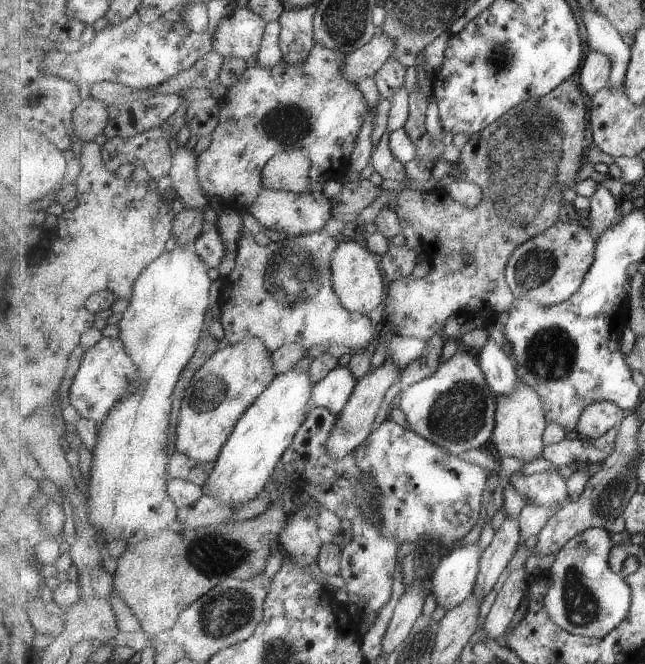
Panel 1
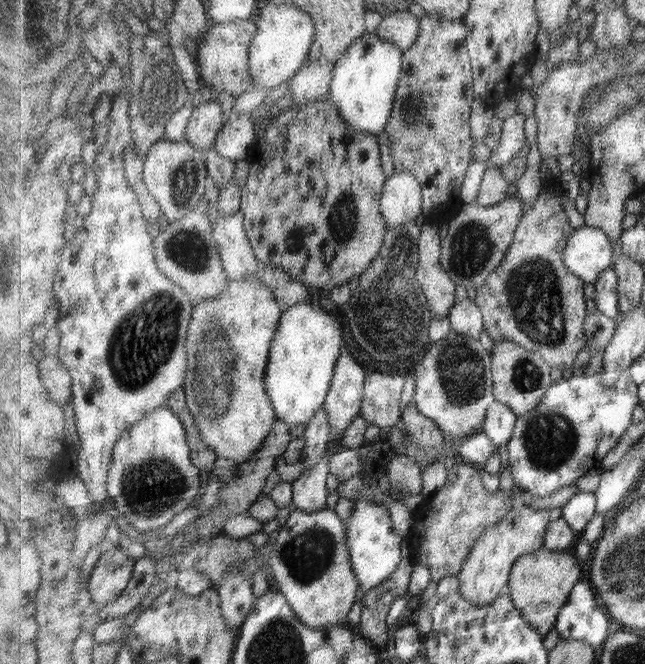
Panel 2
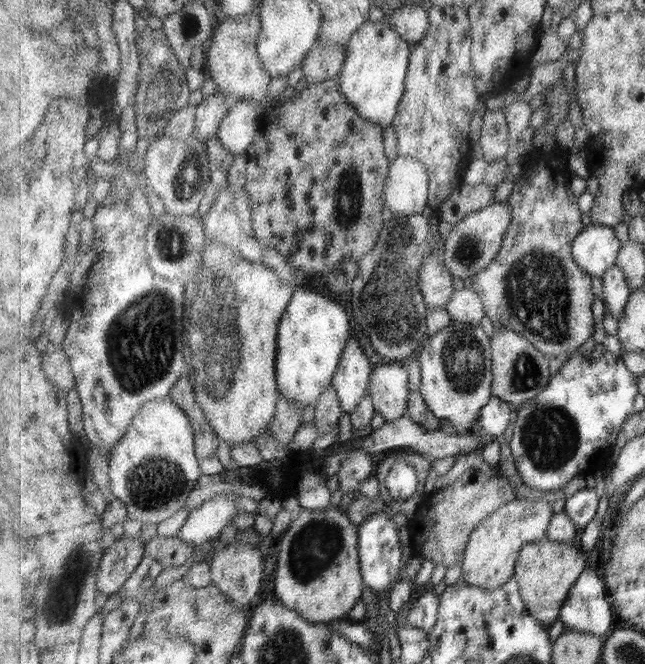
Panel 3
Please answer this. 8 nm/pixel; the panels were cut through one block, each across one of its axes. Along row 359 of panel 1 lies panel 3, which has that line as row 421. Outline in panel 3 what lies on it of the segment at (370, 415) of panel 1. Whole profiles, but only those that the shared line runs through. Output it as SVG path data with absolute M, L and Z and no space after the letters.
M398 361L381 364L371 372L368 392L372 394L376 412L383 414L388 422L408 414L411 390L406 365Z

